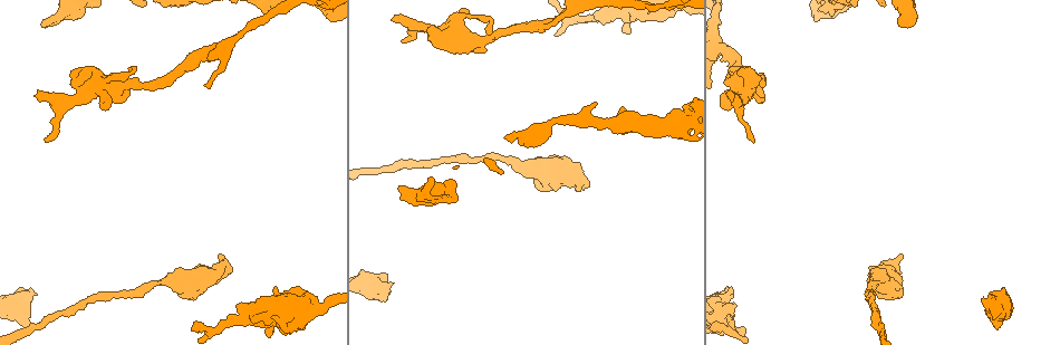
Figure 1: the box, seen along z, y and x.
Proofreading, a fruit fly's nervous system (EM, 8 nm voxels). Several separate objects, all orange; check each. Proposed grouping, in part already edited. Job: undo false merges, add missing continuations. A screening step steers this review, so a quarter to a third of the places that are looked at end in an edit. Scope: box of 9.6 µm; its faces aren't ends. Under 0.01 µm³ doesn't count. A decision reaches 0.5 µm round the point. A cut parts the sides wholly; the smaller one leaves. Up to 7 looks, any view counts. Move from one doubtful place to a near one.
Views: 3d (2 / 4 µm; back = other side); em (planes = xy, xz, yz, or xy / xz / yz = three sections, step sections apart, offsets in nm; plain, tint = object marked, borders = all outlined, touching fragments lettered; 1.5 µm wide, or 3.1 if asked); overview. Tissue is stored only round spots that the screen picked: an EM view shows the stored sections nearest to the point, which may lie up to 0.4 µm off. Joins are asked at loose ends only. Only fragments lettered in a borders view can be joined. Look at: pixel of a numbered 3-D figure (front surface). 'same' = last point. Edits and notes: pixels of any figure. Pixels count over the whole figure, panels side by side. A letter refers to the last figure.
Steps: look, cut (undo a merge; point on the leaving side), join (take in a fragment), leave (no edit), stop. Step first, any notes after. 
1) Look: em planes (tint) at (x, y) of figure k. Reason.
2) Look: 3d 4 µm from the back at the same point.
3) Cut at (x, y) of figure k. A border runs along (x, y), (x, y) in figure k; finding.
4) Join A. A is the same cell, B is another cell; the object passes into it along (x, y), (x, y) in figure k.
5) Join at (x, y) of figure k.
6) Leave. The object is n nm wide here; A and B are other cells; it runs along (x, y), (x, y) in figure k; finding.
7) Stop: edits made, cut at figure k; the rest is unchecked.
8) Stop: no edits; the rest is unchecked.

Look: 3d 2 µm at (38, 90) of figure 1.

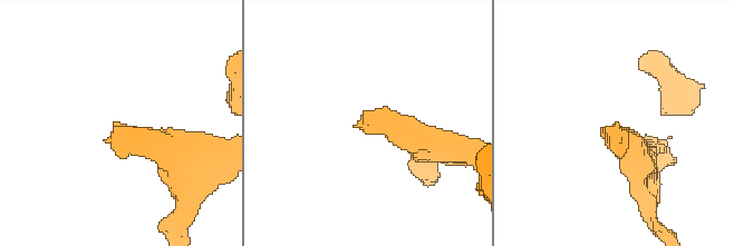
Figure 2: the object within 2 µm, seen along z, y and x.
Look: em yz step 8 (tint) at (114, 130) of figure 2.

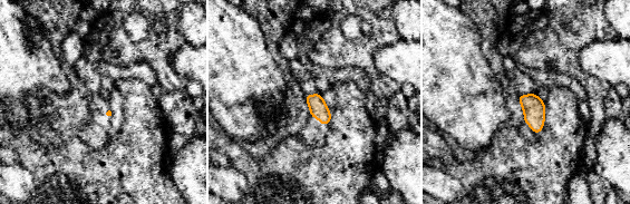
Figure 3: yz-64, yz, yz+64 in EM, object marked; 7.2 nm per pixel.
Look: em planes (borders) at the same point.

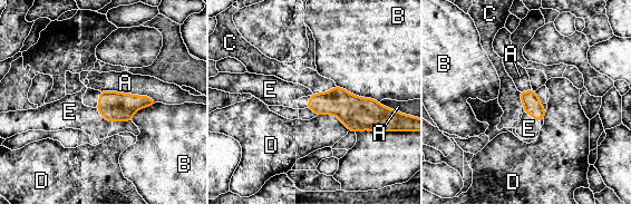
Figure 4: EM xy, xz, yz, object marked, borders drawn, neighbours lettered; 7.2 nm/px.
Join E. E is the same cell, A, B, C and D are other cells; it goes on there.

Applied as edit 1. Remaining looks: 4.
Look: overview.

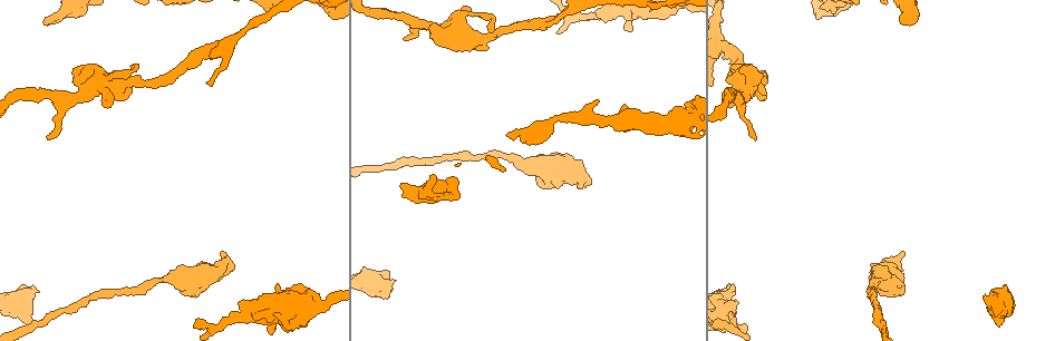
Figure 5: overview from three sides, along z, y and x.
Look: em xz step 4 (borders) at (491, 30) of figure 5. Tapers out.

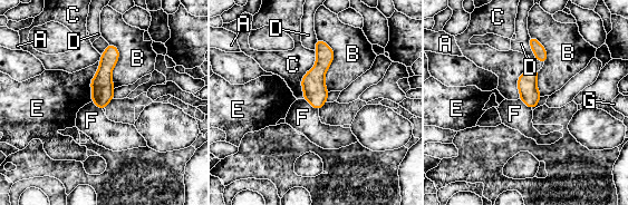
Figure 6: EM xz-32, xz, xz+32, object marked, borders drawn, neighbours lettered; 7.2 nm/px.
Leave. A, B, C, D, E, F and G are other cells; a border runs along (303, 98), (318, 110) in figure 6; none of them fits.

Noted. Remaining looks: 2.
Look: 3d 2 µm at (634, 16) of figure 5. Branch stops here.

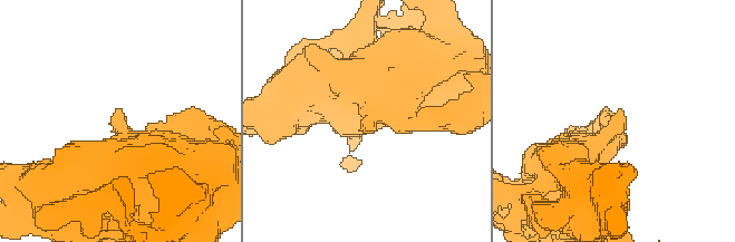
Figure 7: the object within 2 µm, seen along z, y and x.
Look: em planes (borders) at (620, 108) of figure 7.

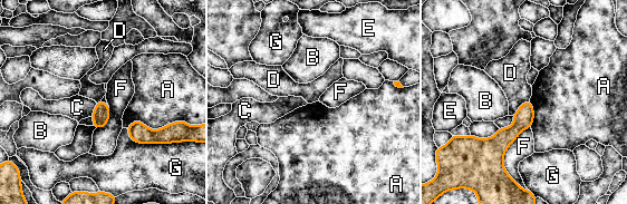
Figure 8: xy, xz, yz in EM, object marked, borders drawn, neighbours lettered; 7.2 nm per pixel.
Leave. A, B, C, D, E, F and G are other cells; a border runs along (529, 99), (520, 106), (513, 116) in figure 8; none of them fits.

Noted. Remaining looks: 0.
Stop: edits made, join at figure 4; the rest is unchecked.

